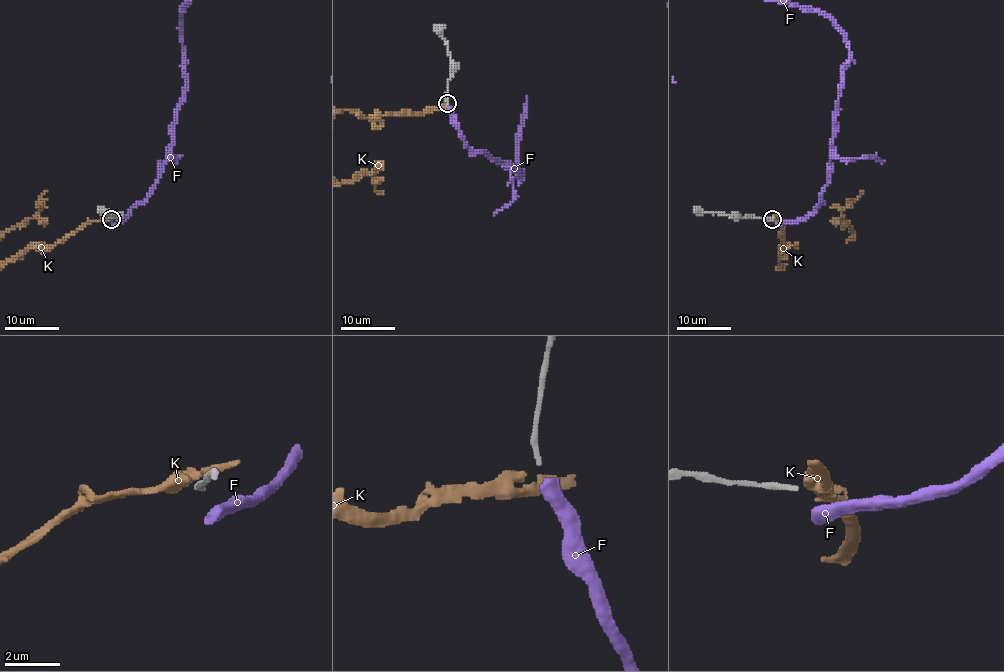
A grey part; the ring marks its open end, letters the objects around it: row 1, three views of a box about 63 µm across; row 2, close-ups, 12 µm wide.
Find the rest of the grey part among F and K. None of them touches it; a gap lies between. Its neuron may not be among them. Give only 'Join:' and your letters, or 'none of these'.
Join: none of these

